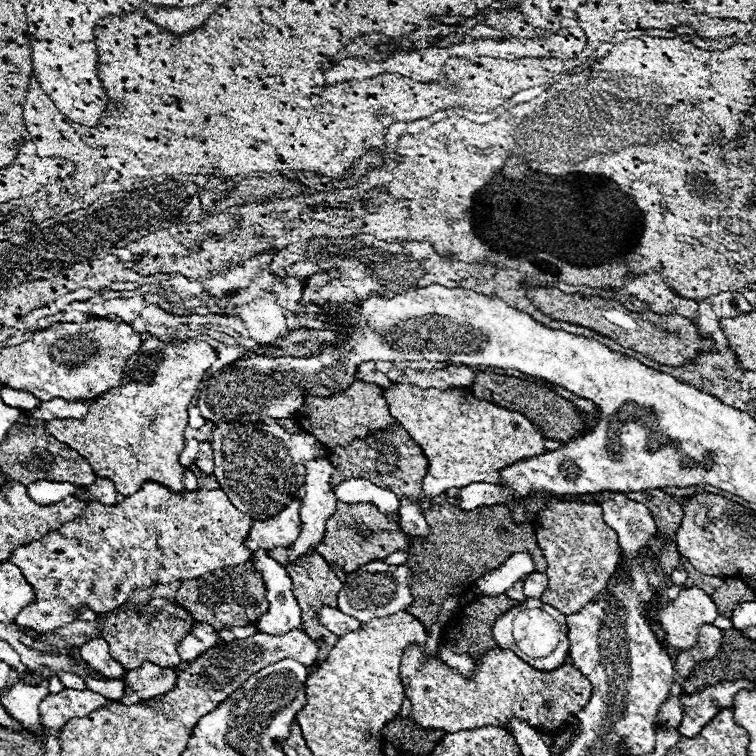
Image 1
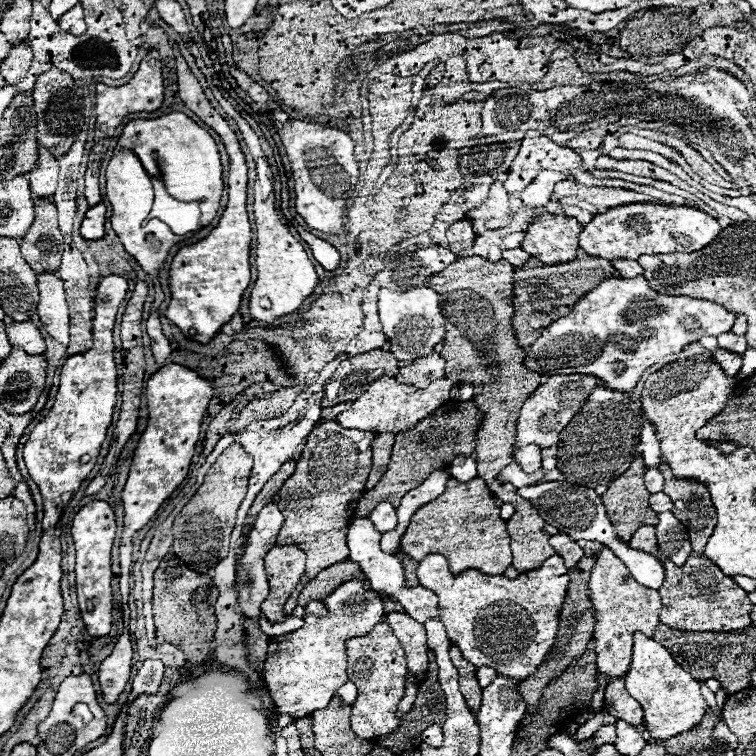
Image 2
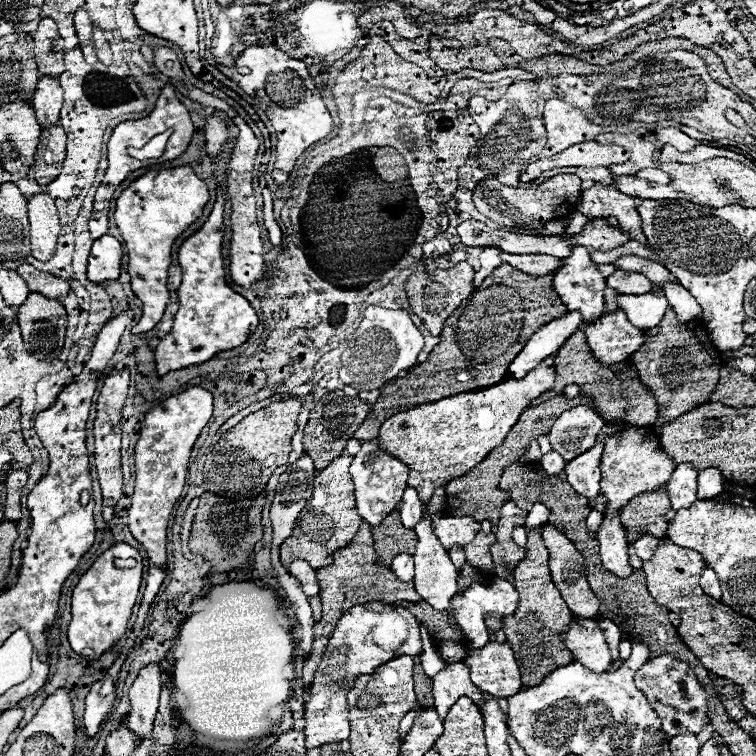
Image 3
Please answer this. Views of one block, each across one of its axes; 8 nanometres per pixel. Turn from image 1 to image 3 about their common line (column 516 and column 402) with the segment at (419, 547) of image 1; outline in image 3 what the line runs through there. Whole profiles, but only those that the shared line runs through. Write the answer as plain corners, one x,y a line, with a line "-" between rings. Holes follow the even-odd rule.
392,512
378,528
372,528
374,534
374,548
378,554
378,562
384,566
390,566
392,558
398,554
414,554
416,536
412,530
402,528
402,522
398,520
398,512

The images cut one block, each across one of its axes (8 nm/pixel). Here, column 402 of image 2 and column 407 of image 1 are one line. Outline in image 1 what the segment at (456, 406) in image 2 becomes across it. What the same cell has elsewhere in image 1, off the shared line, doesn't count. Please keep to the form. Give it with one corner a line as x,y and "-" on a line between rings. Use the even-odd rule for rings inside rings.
398,422
388,430
378,430
364,438
356,438
348,446
336,446
330,452
332,462
336,464
332,490
336,488
336,484
340,484
340,480
348,480
348,476
364,476
374,484
384,484
384,488
392,488
396,496
418,496
422,490
422,480
428,472
428,460
422,448
410,438
404,428
400,428

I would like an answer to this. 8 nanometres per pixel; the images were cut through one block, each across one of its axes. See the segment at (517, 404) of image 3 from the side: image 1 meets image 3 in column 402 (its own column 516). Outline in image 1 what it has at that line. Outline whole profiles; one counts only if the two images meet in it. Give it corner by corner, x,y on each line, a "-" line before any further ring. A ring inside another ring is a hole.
394,384
384,396
390,414
422,446
428,458
428,474
424,476
420,498
440,496
452,486
462,488
472,482
498,484
500,470
546,452
542,430
524,414
478,400
470,388
422,390
414,384

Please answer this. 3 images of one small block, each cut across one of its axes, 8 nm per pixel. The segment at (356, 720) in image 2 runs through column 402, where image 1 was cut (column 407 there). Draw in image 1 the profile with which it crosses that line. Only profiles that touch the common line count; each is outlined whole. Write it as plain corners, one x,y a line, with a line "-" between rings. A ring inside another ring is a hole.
412,646
402,658
400,678
406,686
406,696
412,702
410,716
414,722
428,728
444,728
450,734
488,724
508,728
506,722
512,716
540,732
558,734
566,724
566,718
580,712
592,698
592,684
578,668
562,664
554,672
540,672
520,660
514,652
500,648
486,652
486,656
476,662
474,680
466,680
438,658
426,660
424,646

